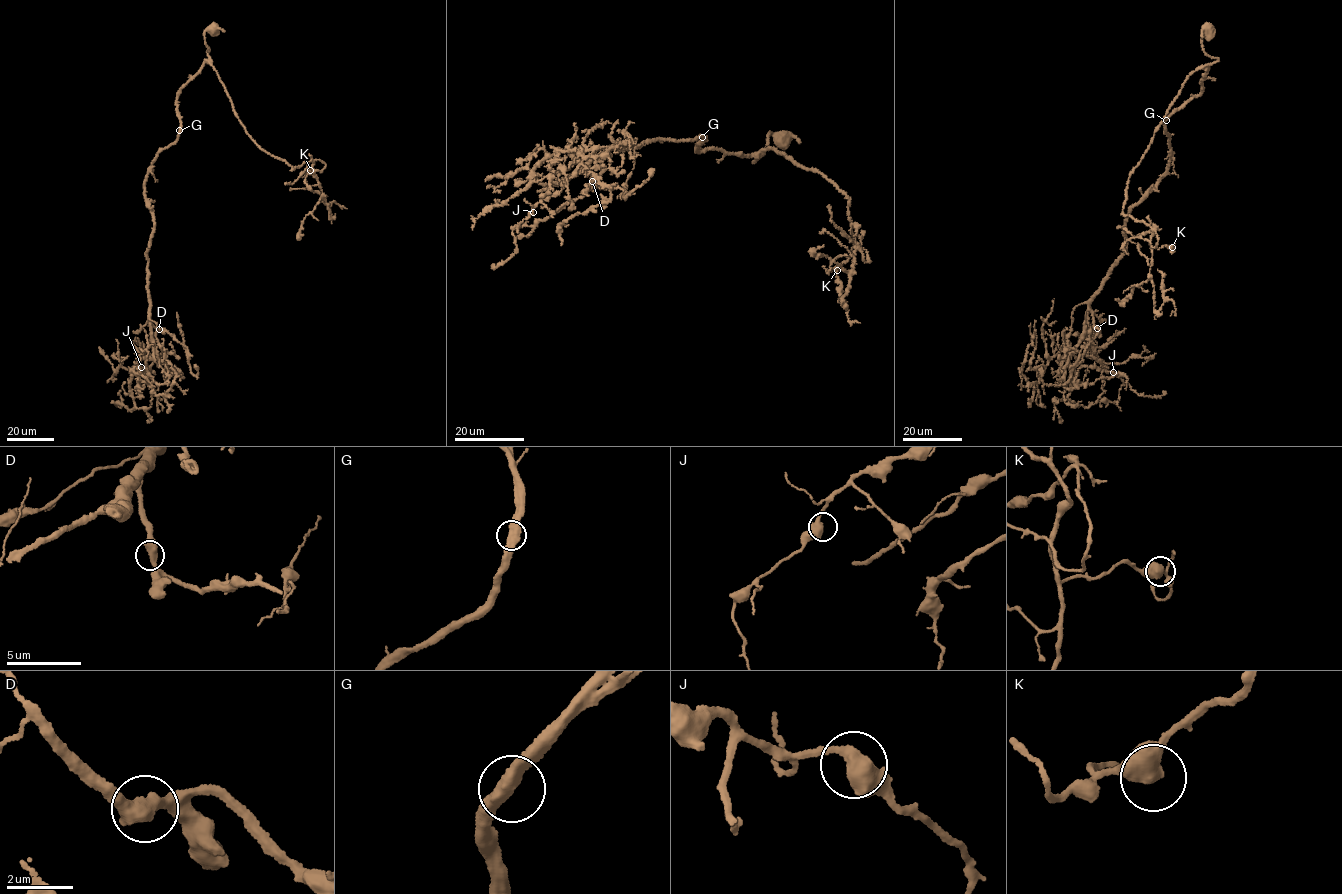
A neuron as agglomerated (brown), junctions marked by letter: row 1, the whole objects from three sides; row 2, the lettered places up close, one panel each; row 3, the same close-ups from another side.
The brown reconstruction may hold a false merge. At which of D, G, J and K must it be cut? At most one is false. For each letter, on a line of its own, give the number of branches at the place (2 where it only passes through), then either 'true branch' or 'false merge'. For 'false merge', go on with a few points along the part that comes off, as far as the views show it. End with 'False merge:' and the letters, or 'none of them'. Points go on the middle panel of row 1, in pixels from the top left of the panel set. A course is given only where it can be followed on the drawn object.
D: 2 | true branch
G: 2 | true branch
J: 2 | true branch
K: 2 | true branch
False merge: none of them

